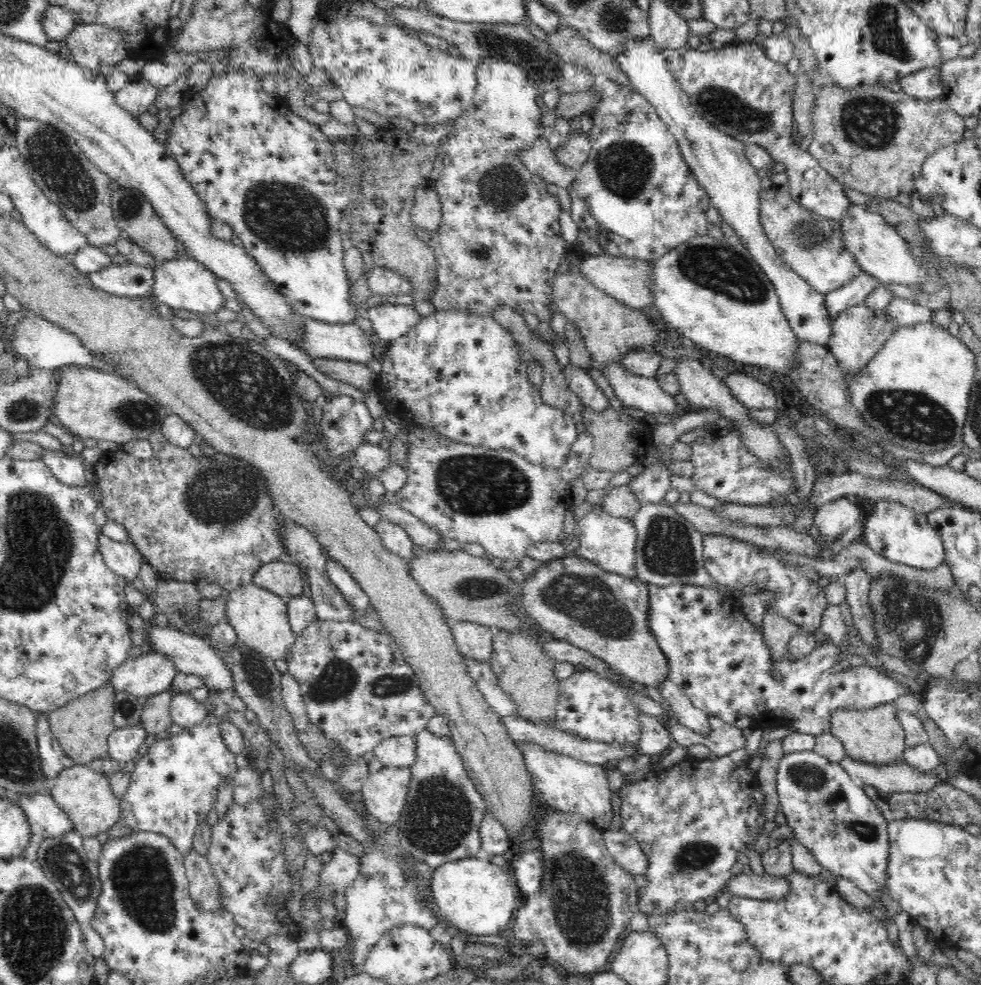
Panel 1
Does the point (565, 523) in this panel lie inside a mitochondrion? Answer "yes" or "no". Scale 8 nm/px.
no

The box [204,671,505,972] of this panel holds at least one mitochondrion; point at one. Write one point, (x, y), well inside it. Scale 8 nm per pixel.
(440, 815)

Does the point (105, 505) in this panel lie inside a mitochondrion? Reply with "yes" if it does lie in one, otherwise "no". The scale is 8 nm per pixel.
no

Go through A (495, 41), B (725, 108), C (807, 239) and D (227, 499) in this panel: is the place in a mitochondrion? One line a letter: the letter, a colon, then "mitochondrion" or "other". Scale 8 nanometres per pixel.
A: mitochondrion
B: mitochondrion
C: mitochondrion
D: mitochondrion

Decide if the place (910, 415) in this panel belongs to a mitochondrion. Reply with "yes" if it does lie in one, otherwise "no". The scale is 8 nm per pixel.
yes

